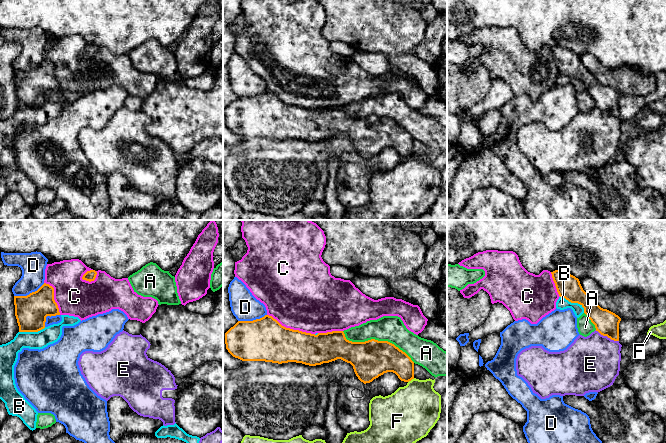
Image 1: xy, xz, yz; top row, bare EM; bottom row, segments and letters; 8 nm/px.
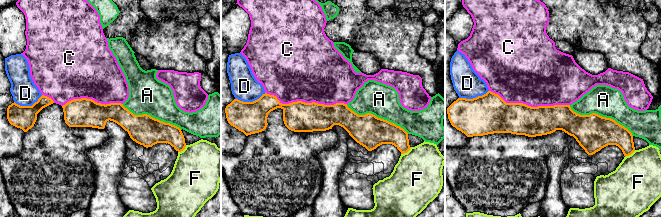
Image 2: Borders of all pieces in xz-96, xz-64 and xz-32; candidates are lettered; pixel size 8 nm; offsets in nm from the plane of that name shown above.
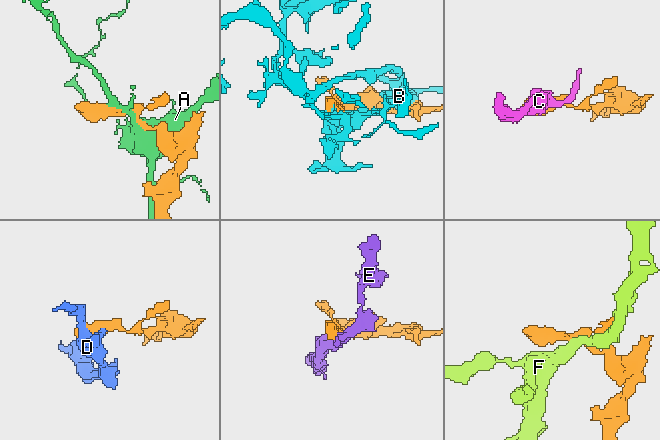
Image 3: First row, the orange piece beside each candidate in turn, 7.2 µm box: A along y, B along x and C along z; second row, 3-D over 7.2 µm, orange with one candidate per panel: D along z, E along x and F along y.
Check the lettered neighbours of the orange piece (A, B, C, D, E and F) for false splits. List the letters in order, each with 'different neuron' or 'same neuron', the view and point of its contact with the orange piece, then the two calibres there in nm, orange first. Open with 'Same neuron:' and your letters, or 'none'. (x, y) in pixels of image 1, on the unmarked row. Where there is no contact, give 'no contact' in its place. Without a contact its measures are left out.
Same neuron: none
A: different neuron; contact xz (377, 116); calibres 300 and 200 nm
B: different neuron; contact yz (574, 78); calibres 190 and 90 nm
C: different neuron; contact xz (291, 105); calibres 340 and 500 nm
D: different neuron; contact xy (30, 69); calibres 260 and 200 nm
E: different neuron; contact yz (607, 112); calibres 190 and 440 nm
F: different neuron; contact xz (411, 155); calibres 220 and 420 nm

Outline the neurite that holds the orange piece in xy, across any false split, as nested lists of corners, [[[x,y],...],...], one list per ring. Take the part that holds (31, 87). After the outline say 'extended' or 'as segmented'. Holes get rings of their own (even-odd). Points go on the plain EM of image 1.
[[[44,59],[27,72],[14,72],[19,108],[38,108],[45,104],[47,92],[60,91],[54,76],[54,64]]]; as segmented

